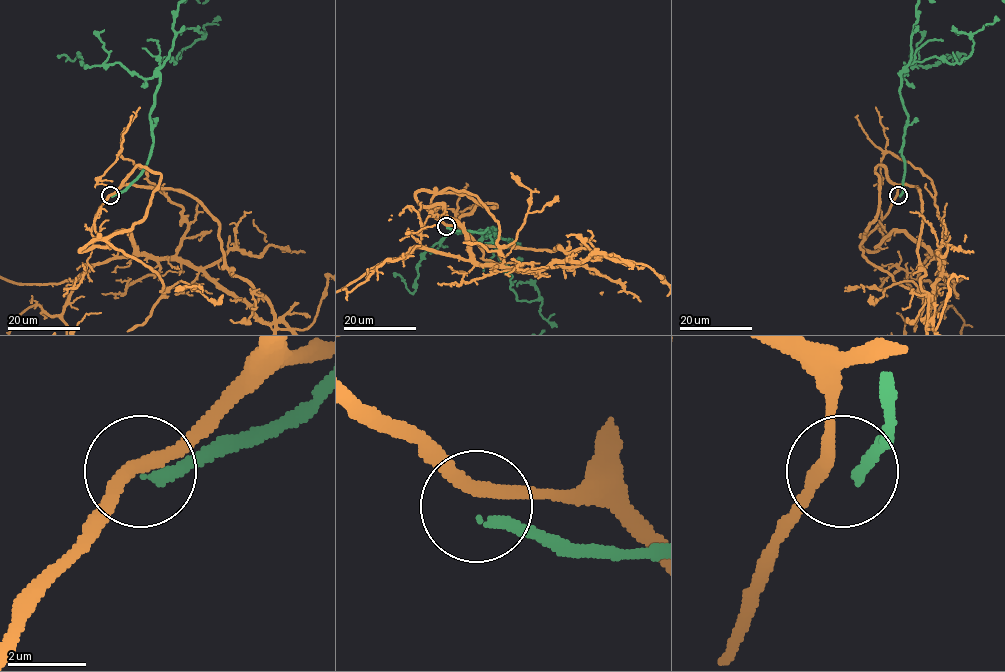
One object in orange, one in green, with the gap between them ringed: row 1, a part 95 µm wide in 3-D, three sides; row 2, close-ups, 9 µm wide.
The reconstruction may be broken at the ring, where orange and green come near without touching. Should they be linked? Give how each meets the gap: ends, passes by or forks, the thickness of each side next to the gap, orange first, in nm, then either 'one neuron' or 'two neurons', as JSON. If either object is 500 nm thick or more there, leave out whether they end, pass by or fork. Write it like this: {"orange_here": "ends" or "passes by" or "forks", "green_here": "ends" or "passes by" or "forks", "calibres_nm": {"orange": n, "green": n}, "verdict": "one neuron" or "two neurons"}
{"orange_here": "passes by", "green_here": "ends", "calibres_nm": {"orange": 320, "green": 240}, "verdict": "two neurons"}

